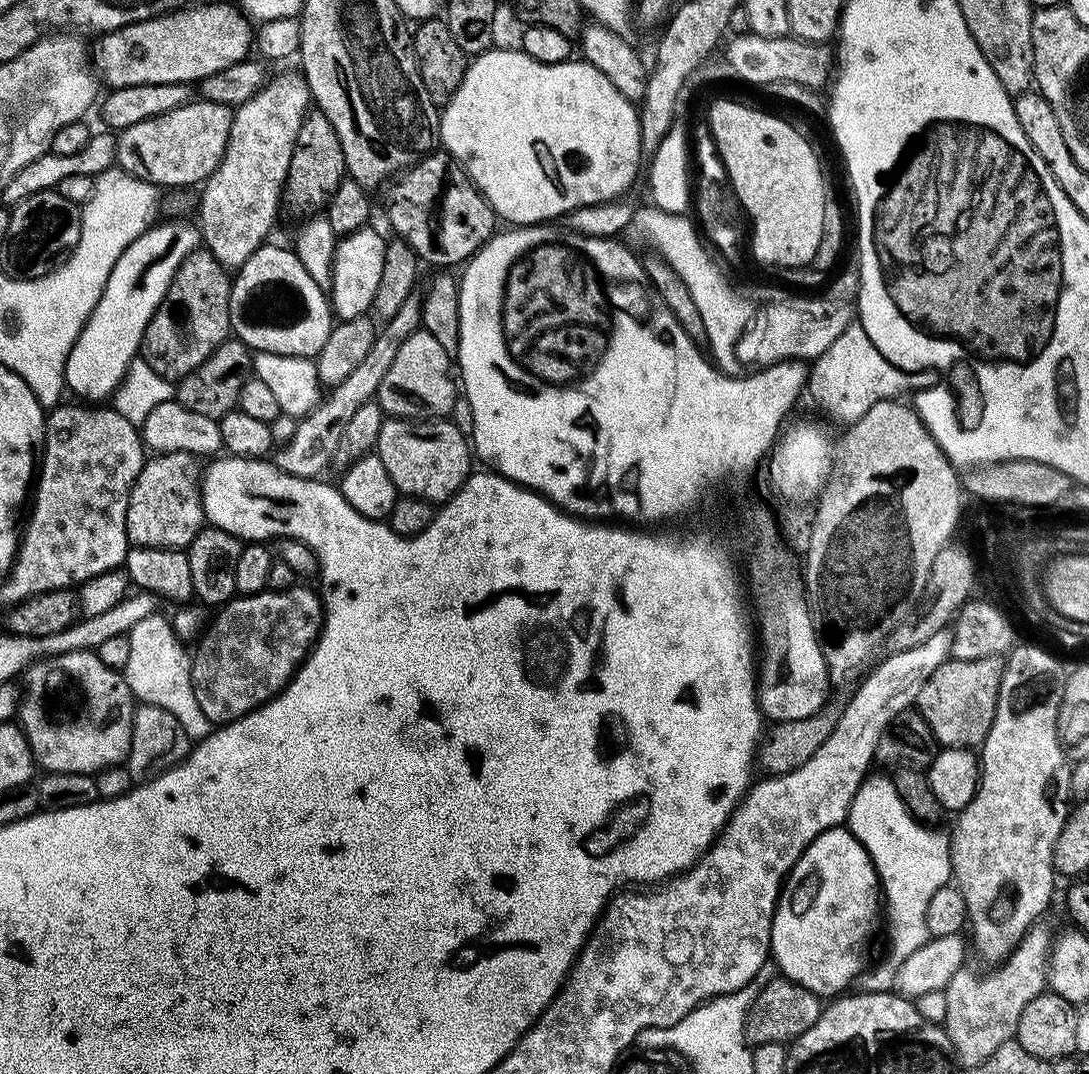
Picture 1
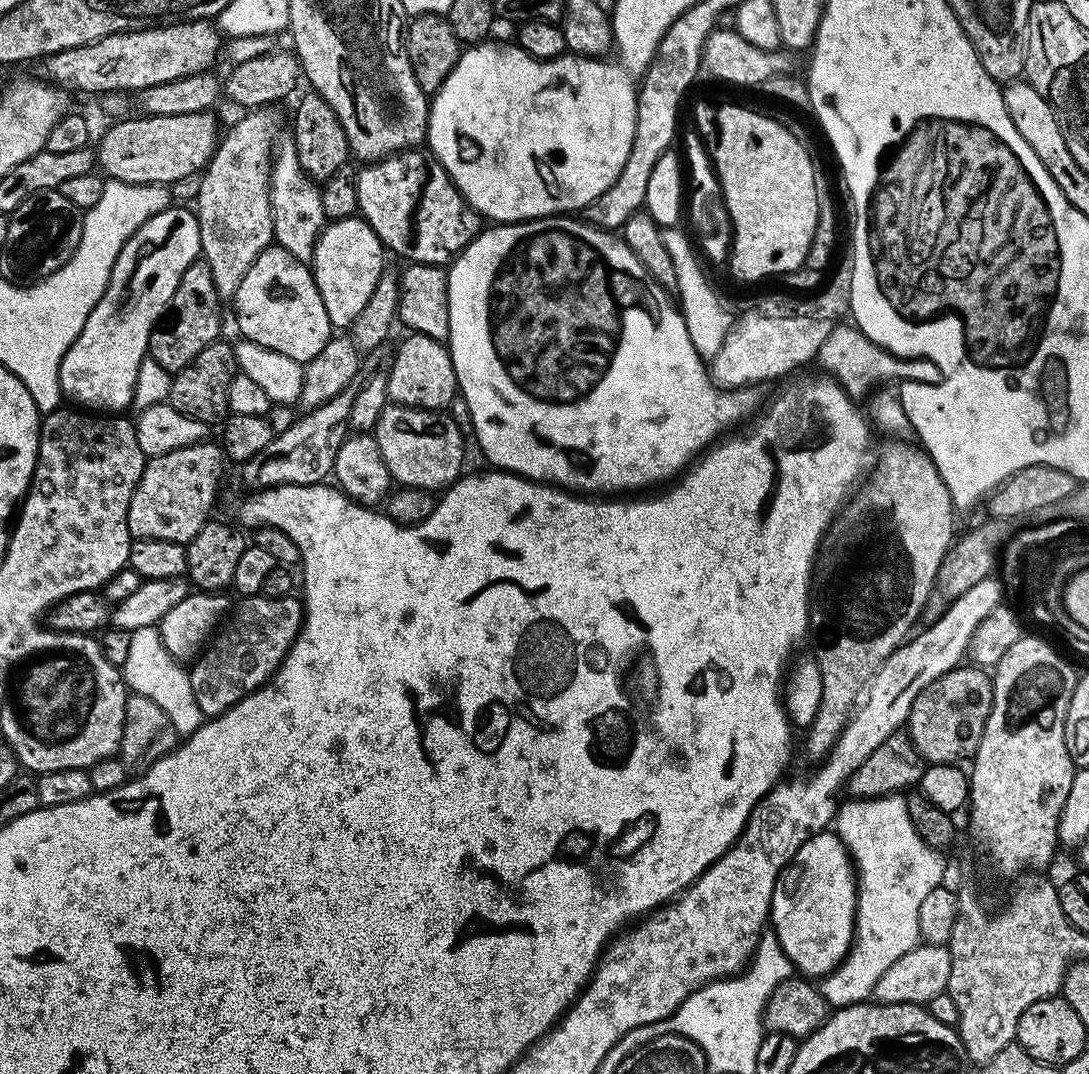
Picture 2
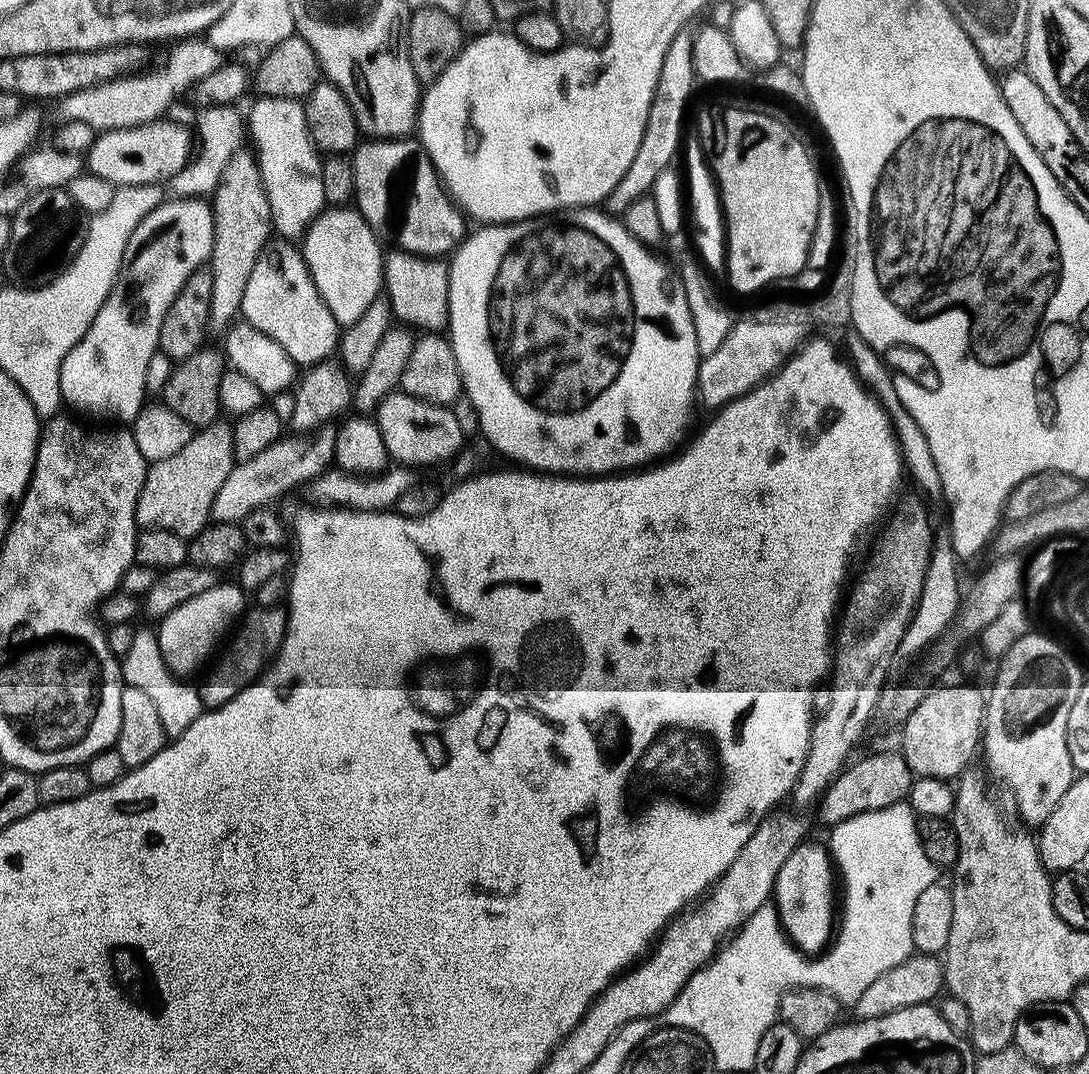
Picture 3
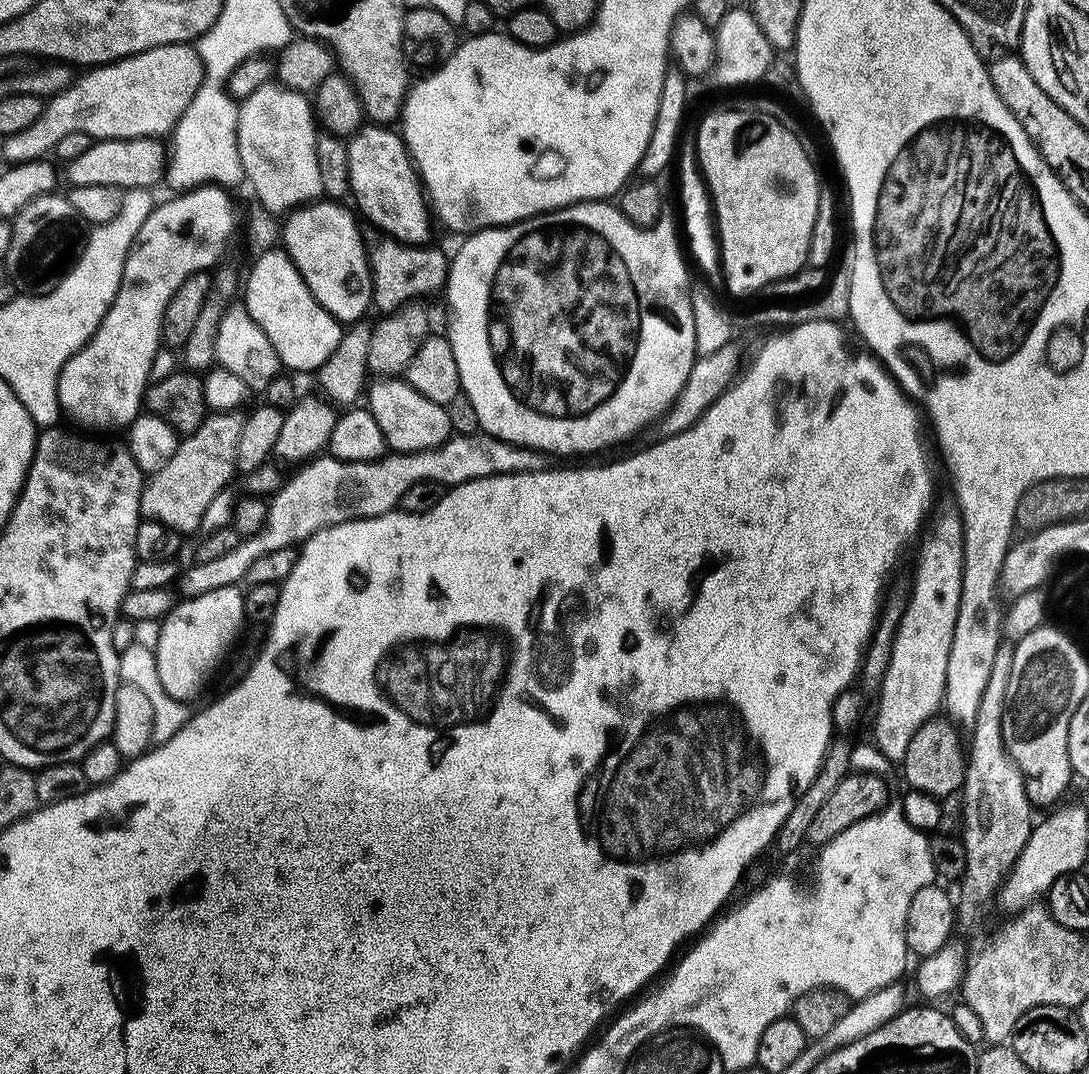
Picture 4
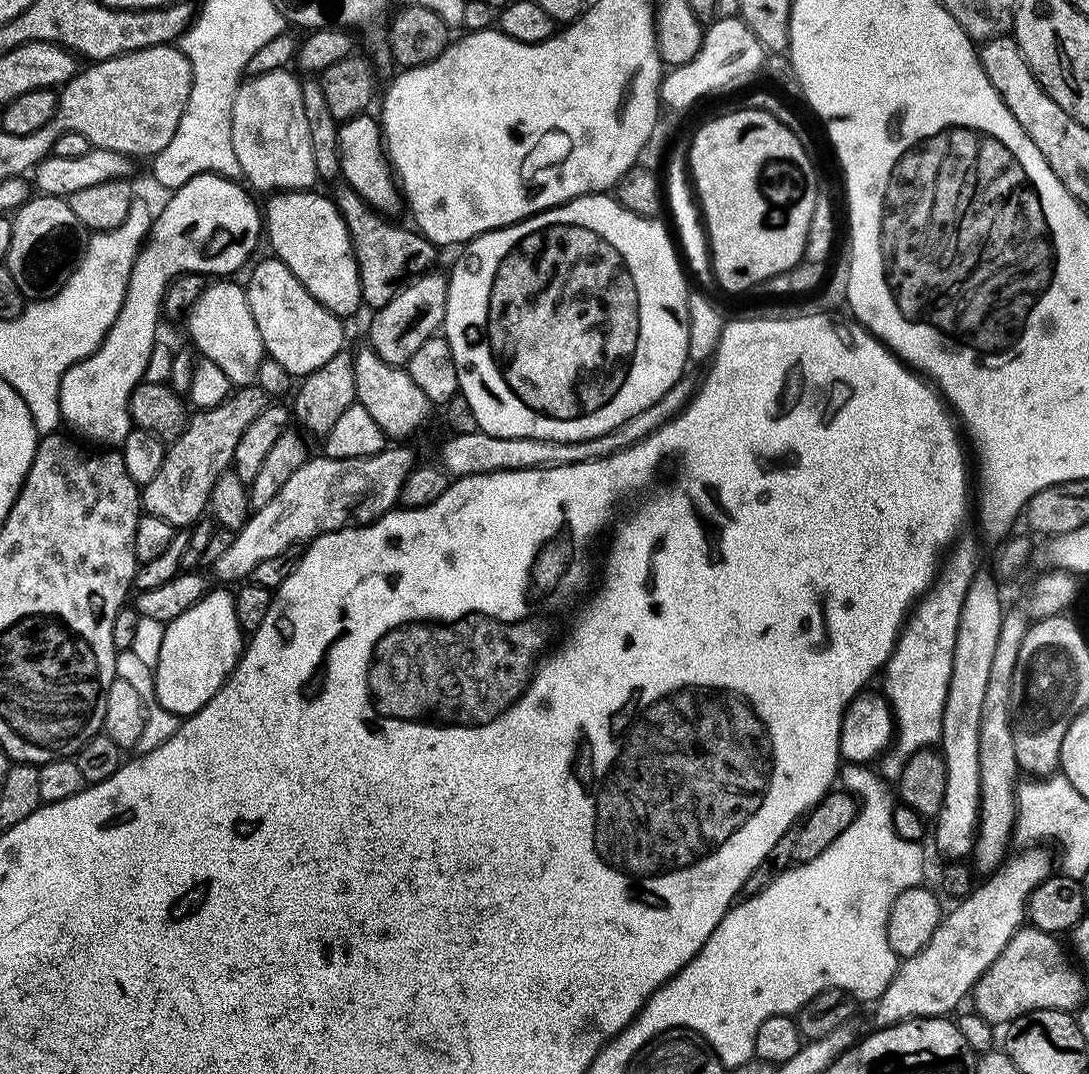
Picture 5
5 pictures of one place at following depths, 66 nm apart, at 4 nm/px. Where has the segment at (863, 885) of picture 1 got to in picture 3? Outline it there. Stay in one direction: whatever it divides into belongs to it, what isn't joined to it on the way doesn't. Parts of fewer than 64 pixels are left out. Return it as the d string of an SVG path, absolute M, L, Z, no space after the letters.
M801 842L782 862L774 889L774 907L780 916L788 939L805 954L820 954L829 947L834 936L837 909L832 909L832 880L834 884L834 861L829 849L820 844Z

